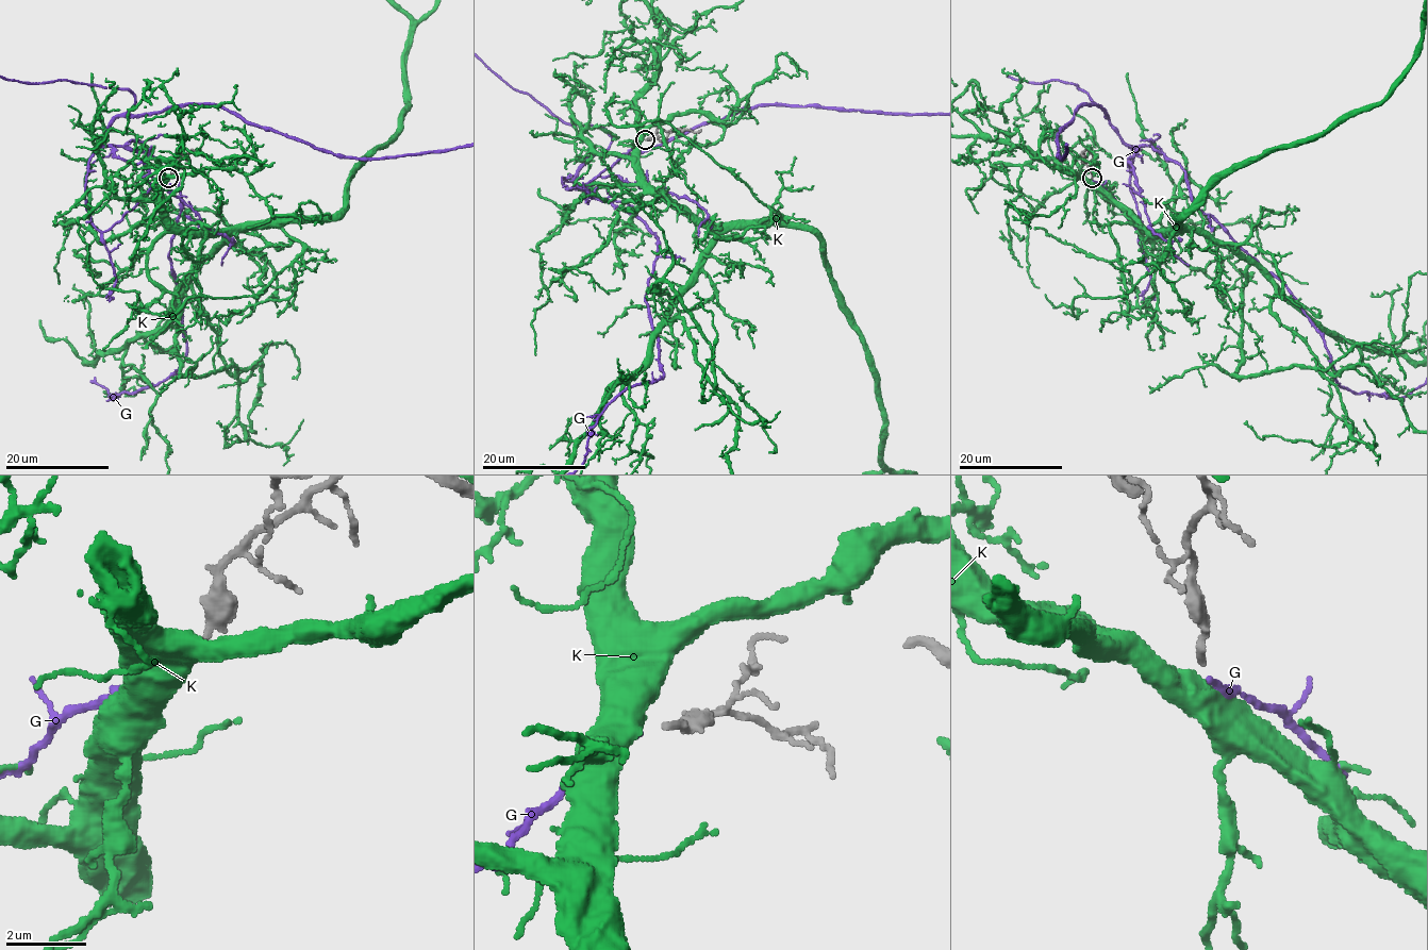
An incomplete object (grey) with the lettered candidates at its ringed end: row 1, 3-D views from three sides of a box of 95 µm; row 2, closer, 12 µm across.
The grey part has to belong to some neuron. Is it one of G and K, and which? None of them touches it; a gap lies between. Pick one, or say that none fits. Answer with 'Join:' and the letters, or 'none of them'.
Join: G

